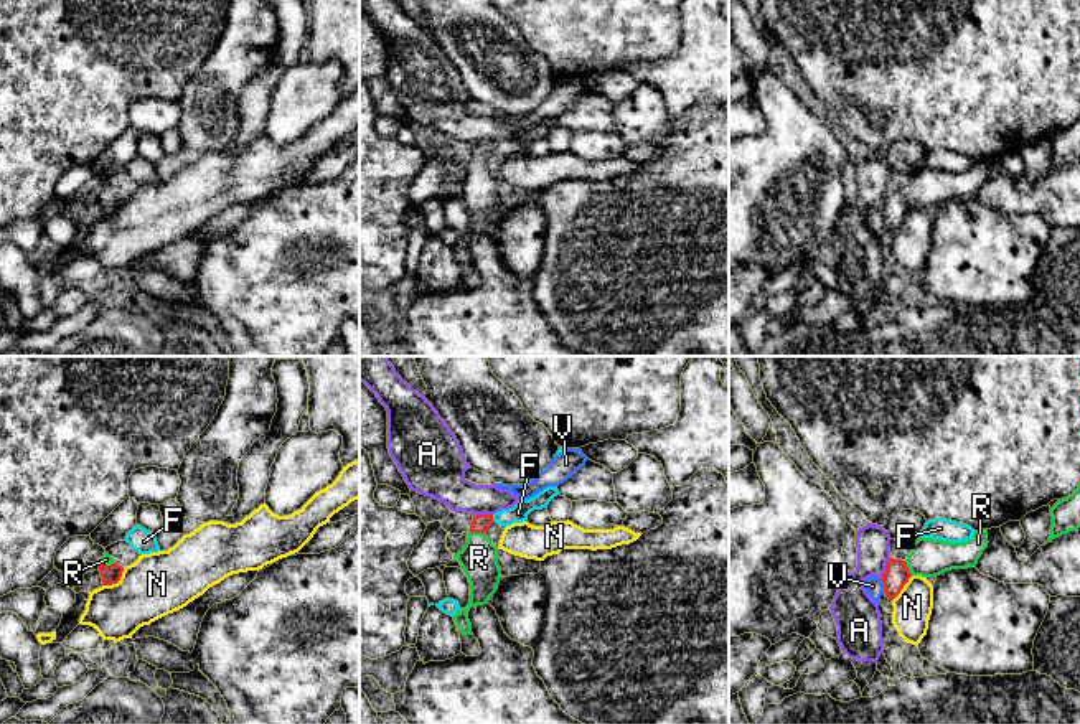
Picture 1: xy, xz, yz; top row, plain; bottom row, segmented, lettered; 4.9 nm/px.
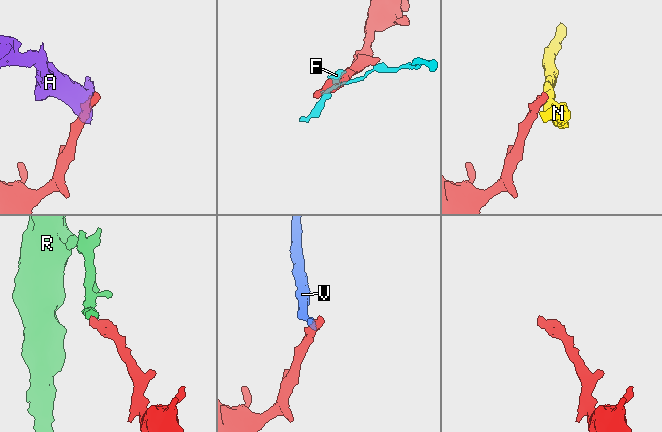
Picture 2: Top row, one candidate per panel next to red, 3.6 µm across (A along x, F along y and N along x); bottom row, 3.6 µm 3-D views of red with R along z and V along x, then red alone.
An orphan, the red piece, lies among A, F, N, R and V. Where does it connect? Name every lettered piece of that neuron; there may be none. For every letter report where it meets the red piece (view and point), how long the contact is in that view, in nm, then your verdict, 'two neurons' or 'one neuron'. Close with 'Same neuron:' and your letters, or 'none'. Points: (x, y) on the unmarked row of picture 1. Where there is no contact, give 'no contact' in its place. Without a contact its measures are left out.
A: contact yz (886, 198); length 120 nm; two neurons
F: contact xz (492, 149); length 40 nm; two neurons
N: contact xy (116, 213); length 140 nm; two neurons
R: contact xz (478, 162); length 80 nm; one neuron
V: contact yz (882, 215); length 80 nm; two neurons
Same neuron: R

